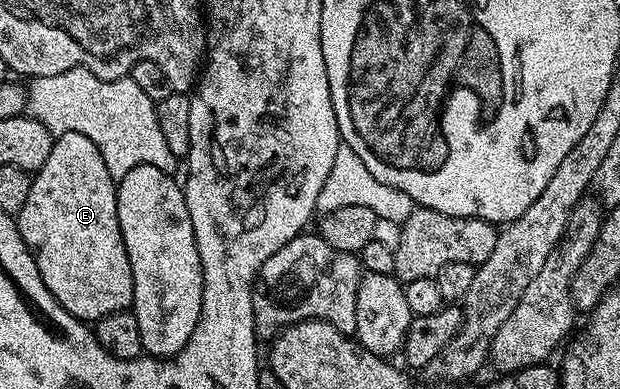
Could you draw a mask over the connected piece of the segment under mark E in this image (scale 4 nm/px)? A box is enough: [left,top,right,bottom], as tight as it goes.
[17,132,133,322]

